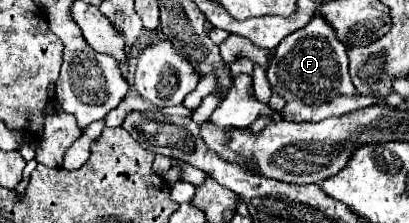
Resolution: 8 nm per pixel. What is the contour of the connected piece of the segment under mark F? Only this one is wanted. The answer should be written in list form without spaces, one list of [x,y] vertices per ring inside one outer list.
[[[313,17],[303,29],[287,35],[277,45],[267,79],[271,83],[271,89],[285,101],[301,99],[307,105],[319,105],[339,95],[355,95],[347,65],[347,47],[335,39],[335,33],[331,33],[331,25],[327,25],[323,17]]]

